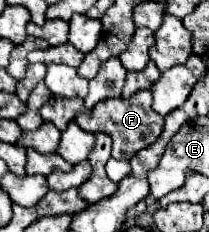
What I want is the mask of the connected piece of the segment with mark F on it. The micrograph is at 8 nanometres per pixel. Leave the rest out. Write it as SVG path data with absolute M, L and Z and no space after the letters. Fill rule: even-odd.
M138 91L130 99L122 99L122 97L104 99L100 103L96 103L96 107L90 113L78 113L74 121L84 131L108 129L104 133L108 133L112 139L111 156L118 160L130 160L134 153L148 147L150 143L154 143L160 137L162 127L164 127L164 117L152 109L152 93L150 91Z

